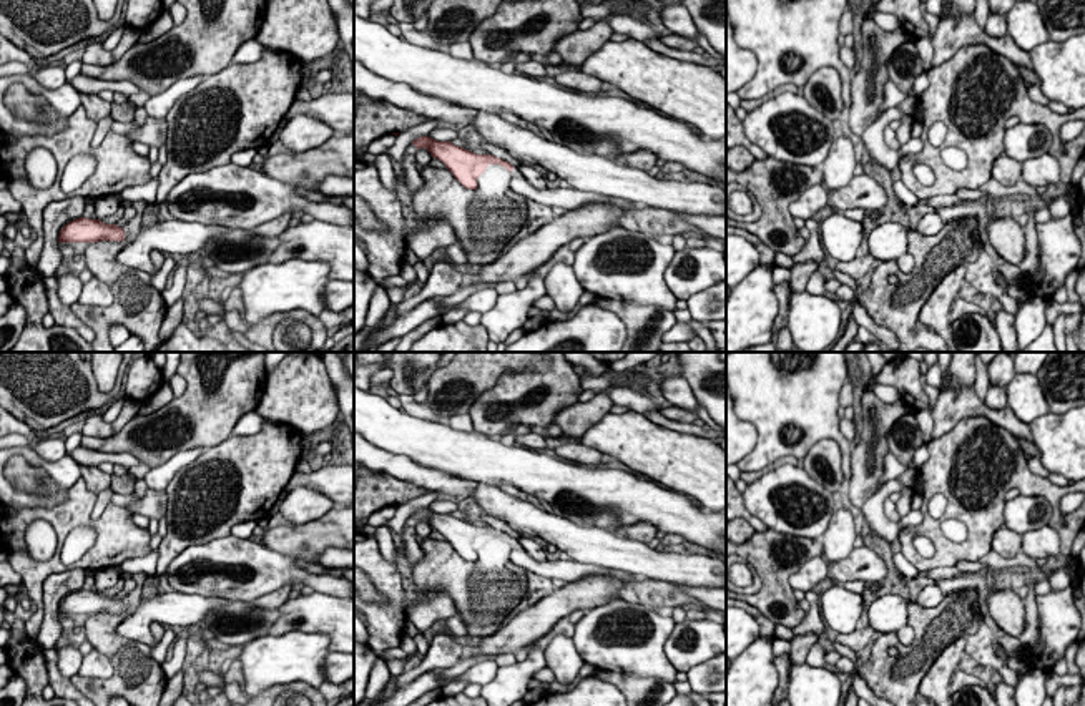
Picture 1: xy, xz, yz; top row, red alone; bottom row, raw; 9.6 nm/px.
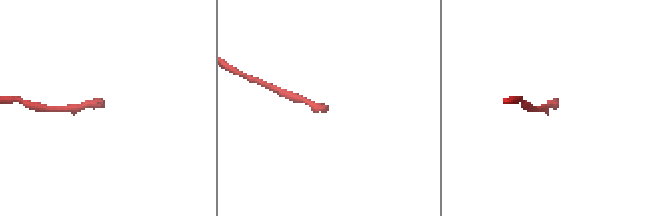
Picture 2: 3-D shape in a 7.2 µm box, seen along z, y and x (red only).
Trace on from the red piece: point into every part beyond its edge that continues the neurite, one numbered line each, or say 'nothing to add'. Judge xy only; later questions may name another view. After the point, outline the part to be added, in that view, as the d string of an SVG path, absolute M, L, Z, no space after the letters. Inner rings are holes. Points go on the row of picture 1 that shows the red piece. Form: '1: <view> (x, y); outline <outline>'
nothing to add

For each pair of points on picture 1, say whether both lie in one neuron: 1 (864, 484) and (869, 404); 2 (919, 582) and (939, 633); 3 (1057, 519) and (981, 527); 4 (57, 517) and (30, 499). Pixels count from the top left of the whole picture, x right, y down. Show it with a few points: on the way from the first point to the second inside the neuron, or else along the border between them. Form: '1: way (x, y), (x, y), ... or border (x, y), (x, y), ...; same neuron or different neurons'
1: way (868, 464), (868, 454), (873, 447), (873, 424); same neuron
2: border (909, 598), (916, 603); different neurons
3: way (1047, 492), (1034, 484), (1007, 484), (991, 500); same neuron
4: border (73, 484), (55, 505), (22, 507), (17, 512); different neurons

